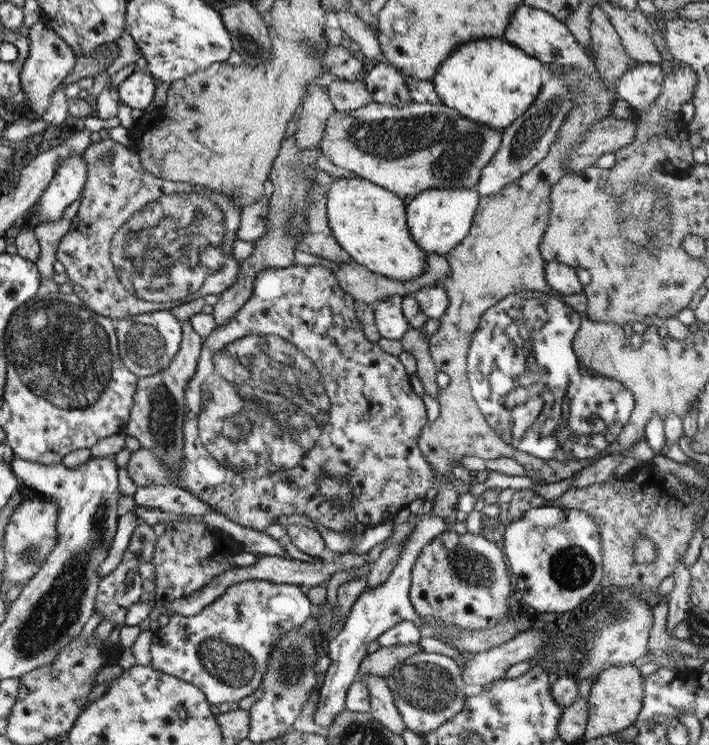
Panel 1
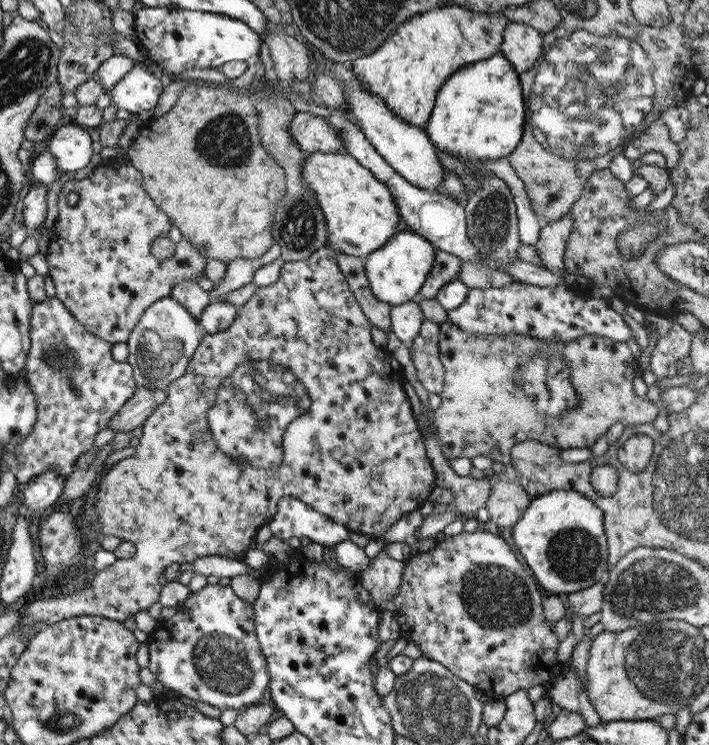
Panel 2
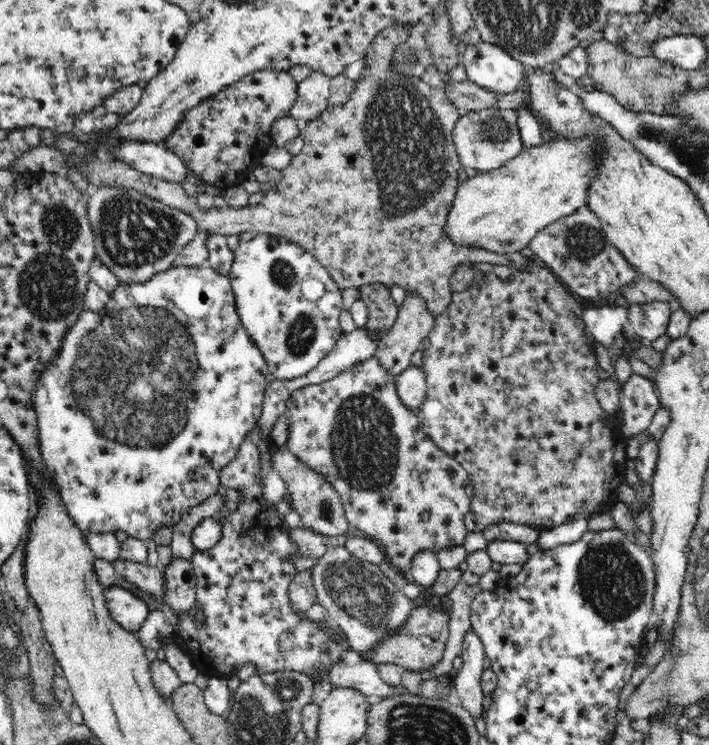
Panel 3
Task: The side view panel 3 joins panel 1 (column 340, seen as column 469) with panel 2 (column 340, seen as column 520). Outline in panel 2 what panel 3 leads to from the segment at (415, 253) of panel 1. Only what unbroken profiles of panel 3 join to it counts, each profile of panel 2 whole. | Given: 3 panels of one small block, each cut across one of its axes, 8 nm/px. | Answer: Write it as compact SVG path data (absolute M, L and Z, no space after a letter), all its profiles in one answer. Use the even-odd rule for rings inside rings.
M326 152L308 153L308 158L301 165L303 181L307 188L315 192L319 205L322 209L322 216L326 218L328 228L328 244L330 248L335 248L350 256L366 258L371 252L384 246L402 227L400 213L396 206L393 194L388 187L376 178L371 170L360 165L356 158L348 154L326 154Z

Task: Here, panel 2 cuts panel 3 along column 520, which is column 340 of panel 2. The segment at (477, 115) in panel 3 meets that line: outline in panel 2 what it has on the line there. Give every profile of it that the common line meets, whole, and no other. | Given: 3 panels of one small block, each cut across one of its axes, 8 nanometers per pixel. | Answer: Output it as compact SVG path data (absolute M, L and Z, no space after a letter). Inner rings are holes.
M300 112L290 122L290 134L296 145L307 153L348 154L339 132L330 125L330 119L314 113Z

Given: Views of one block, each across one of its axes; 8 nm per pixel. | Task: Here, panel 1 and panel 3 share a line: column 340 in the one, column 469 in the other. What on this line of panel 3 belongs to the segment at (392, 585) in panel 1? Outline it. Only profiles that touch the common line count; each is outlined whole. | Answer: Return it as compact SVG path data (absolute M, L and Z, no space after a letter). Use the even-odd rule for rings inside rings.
M473 630L464 636L460 655L463 665L453 674L454 678L451 682L453 697L457 700L457 704L466 708L475 719L482 714L483 701L486 698L481 685L486 653L484 645Z

